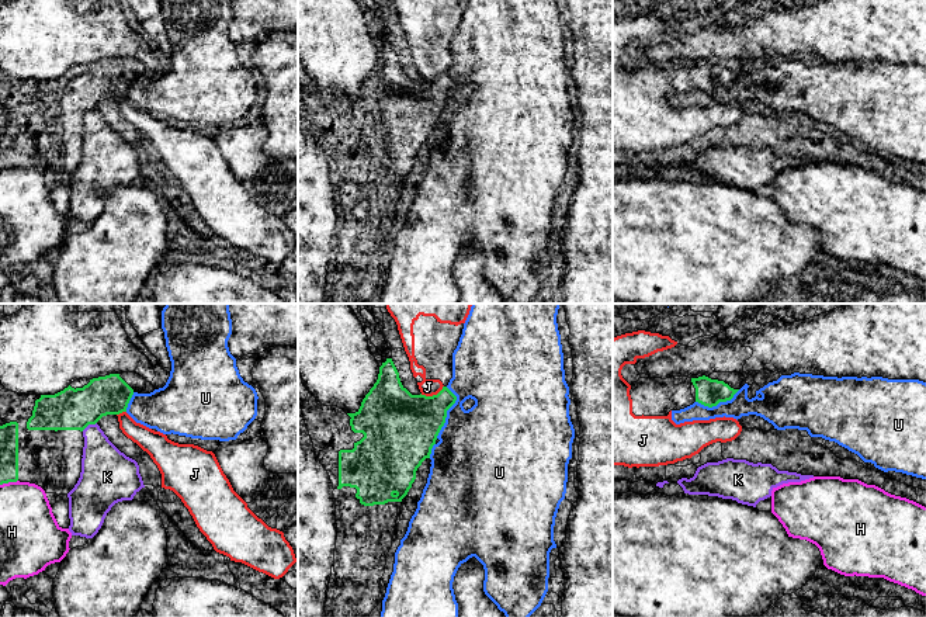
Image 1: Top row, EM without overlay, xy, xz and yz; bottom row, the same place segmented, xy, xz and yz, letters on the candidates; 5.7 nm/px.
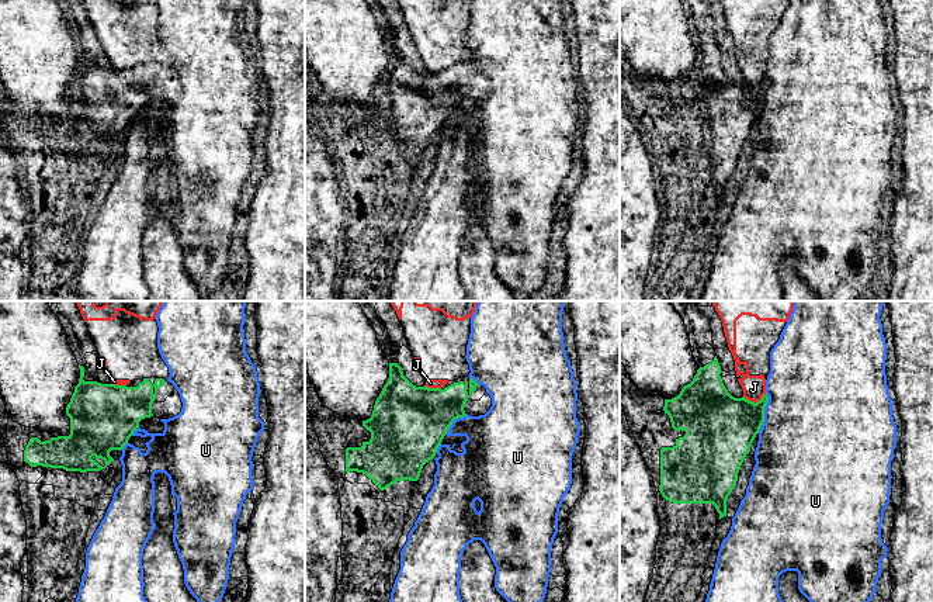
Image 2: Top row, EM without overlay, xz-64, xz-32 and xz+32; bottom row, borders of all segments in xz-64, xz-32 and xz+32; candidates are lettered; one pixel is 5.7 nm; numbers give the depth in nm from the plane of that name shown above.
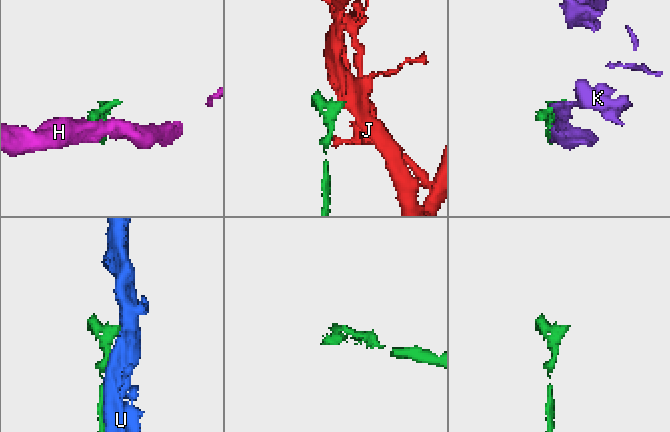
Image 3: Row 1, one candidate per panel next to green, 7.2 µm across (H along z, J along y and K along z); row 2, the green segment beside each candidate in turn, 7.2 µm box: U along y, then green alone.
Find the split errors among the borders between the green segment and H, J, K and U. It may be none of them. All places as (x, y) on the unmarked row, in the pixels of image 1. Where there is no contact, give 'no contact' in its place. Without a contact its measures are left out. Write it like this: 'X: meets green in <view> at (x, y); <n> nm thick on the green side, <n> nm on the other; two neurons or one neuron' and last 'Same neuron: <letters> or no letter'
H: meets green in xy at (9, 166); 110 nm thick on the green side, 300 nm on the other; two neurons
J: meets green in xz at (433, 80); 400 nm thick on the green side, 100 nm on the other; two neurons
K: meets green in xy at (89, 108); 240 nm thick on the green side, 240 nm on the other; two neurons
U: meets green in xz at (446, 97); 380 nm thick on the green side, 420 nm on the other; two neurons
Same neuron: no letter

